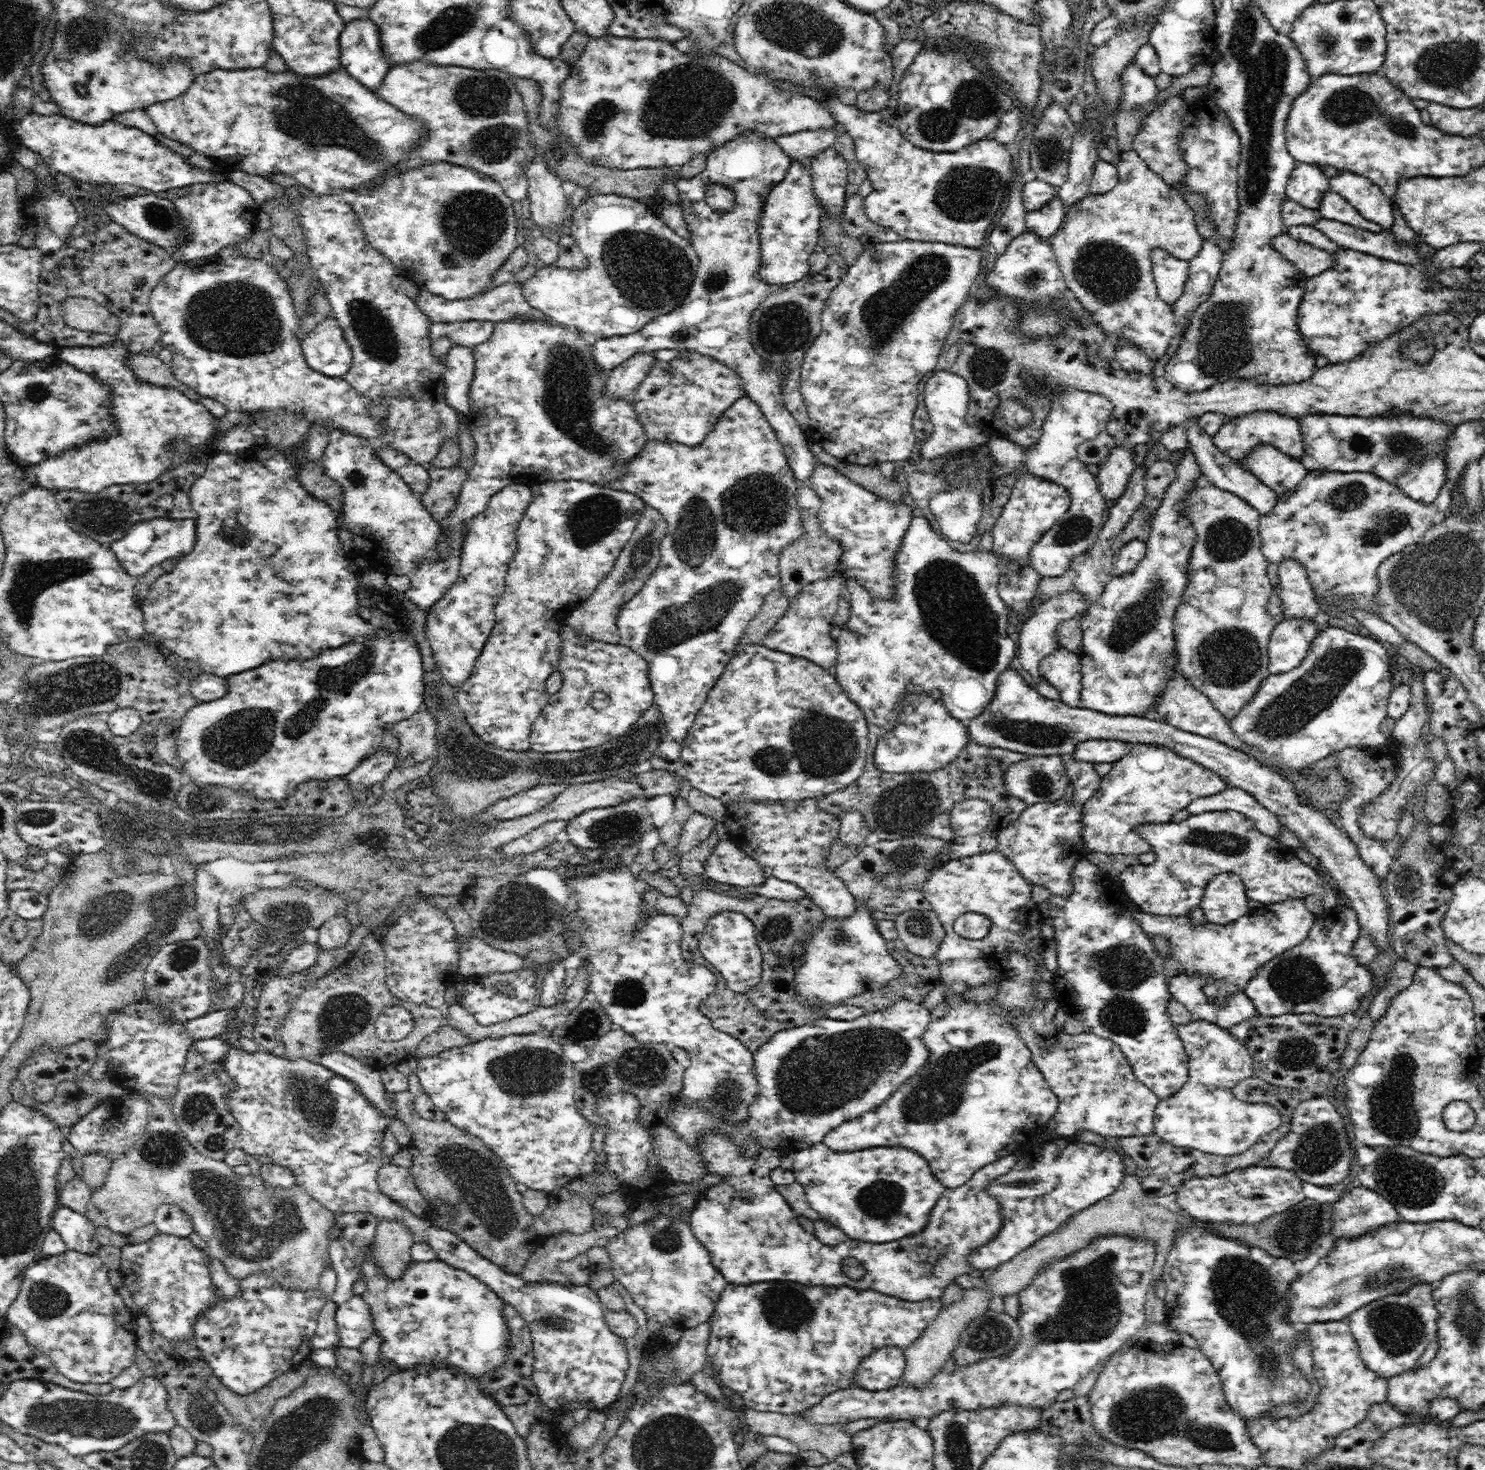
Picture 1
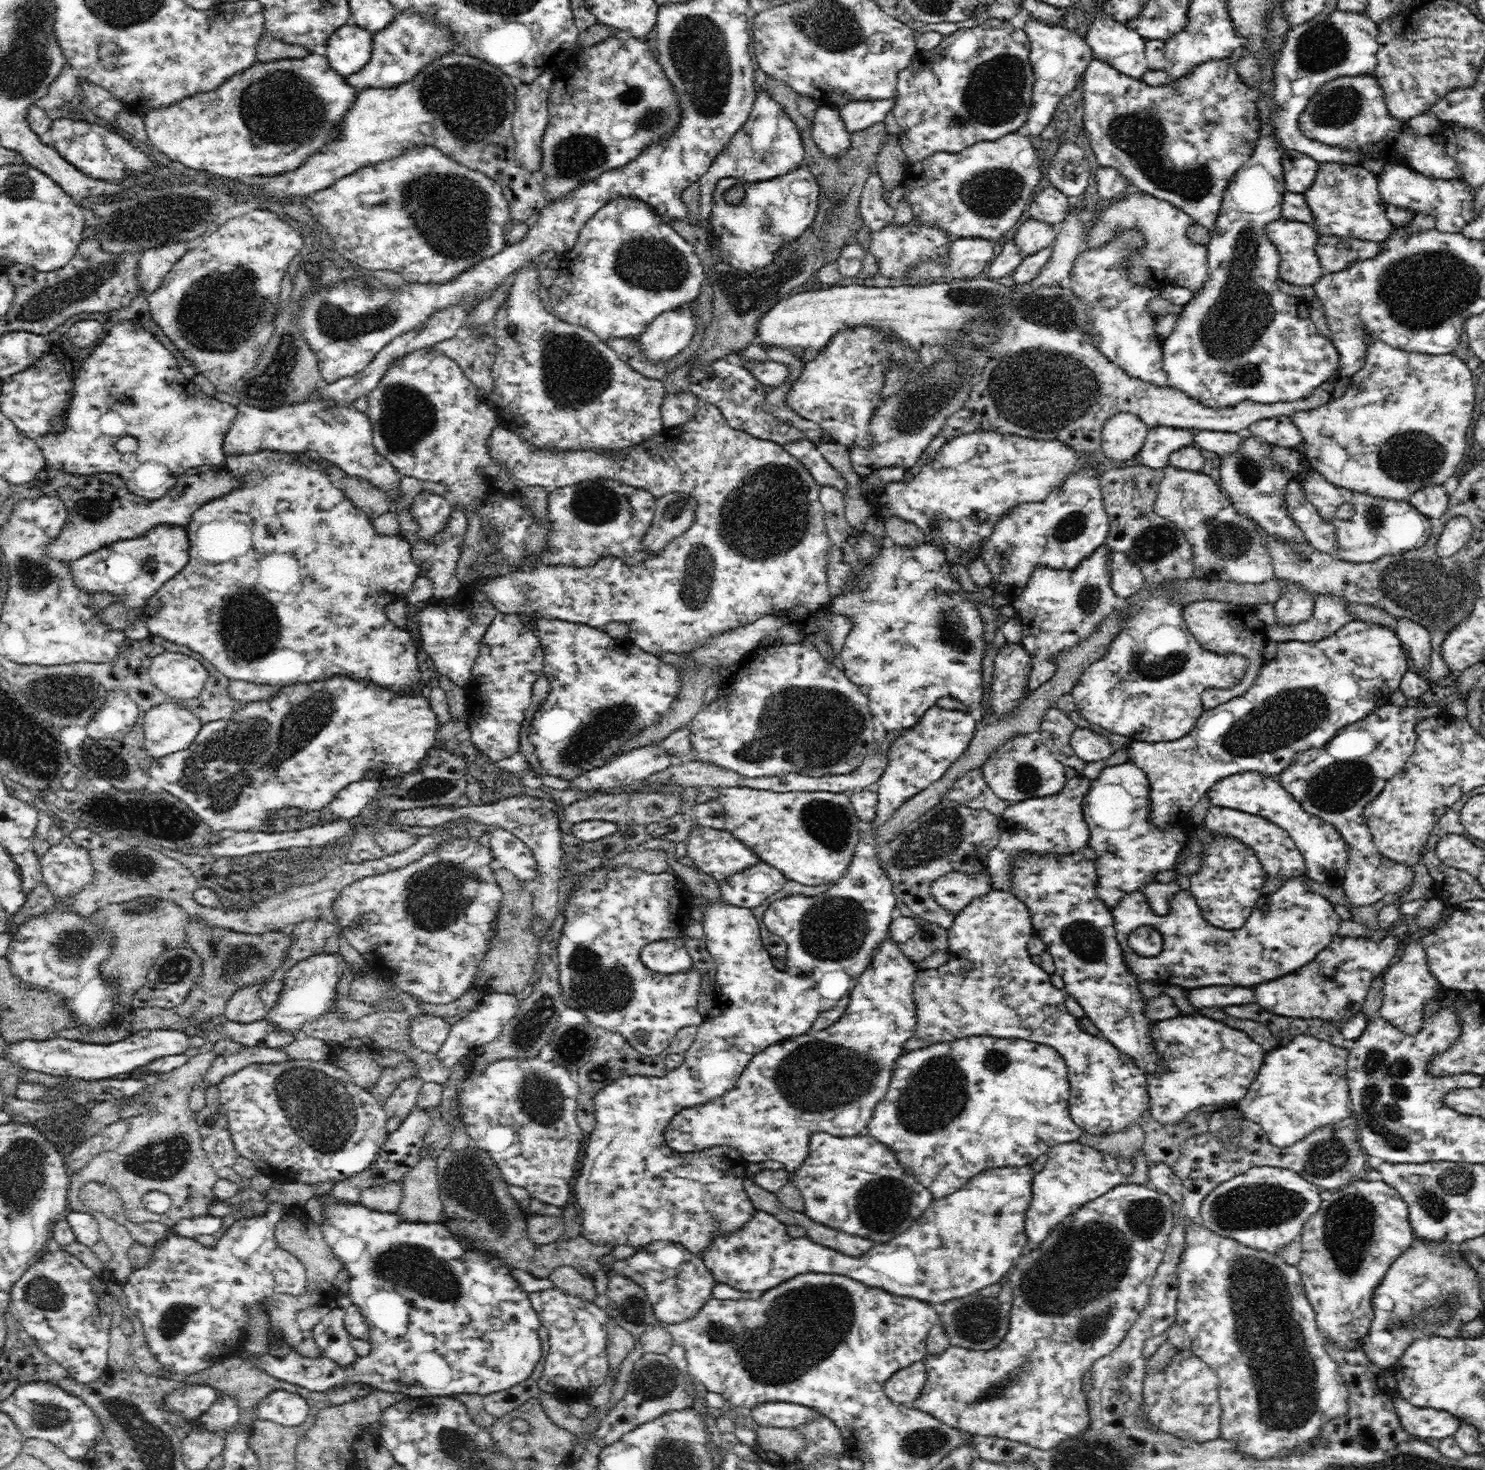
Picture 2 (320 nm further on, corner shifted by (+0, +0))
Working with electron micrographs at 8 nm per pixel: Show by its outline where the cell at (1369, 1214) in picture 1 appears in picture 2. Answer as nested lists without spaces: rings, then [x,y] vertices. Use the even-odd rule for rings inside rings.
[[[1358,1180],[1331,1191],[1330,1198],[1322,1200],[1320,1208],[1304,1223],[1300,1236],[1304,1252],[1296,1267],[1302,1277],[1306,1297],[1314,1309],[1319,1333],[1338,1348],[1352,1351],[1362,1349],[1374,1314],[1371,1302],[1376,1288],[1383,1282],[1390,1265],[1416,1240],[1406,1201],[1383,1180]]]

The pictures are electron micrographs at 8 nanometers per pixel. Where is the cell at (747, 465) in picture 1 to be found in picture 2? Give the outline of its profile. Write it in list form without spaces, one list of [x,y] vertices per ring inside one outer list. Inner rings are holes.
[[[701,402],[698,410],[693,414],[690,421],[675,427],[663,427],[663,430],[652,436],[650,440],[640,442],[626,449],[626,456],[619,458],[615,451],[609,450],[608,454],[600,454],[596,449],[584,450],[565,450],[552,451],[552,449],[536,449],[532,447],[524,437],[514,433],[507,428],[496,426],[490,434],[490,438],[486,440],[488,443],[488,451],[492,455],[494,461],[498,461],[506,475],[512,477],[518,488],[526,488],[533,486],[542,486],[546,492],[562,488],[563,486],[572,486],[585,480],[594,480],[599,478],[608,478],[613,481],[624,483],[652,493],[654,498],[660,498],[669,492],[685,492],[696,497],[698,506],[694,512],[694,522],[692,526],[684,532],[679,538],[674,538],[670,541],[657,555],[649,556],[645,561],[628,566],[622,559],[616,557],[605,556],[594,566],[554,566],[546,564],[538,564],[533,569],[517,569],[507,575],[498,575],[497,577],[478,578],[474,581],[478,590],[483,590],[486,593],[487,599],[495,606],[497,612],[504,614],[525,615],[524,612],[531,614],[532,618],[557,618],[568,622],[582,623],[592,628],[603,629],[605,624],[609,622],[624,622],[630,628],[629,636],[634,641],[636,646],[646,651],[660,656],[662,653],[686,653],[690,654],[696,647],[701,647],[709,638],[718,636],[718,634],[727,630],[752,624],[759,618],[766,615],[778,614],[788,609],[789,606],[804,603],[810,610],[816,610],[824,604],[830,604],[833,599],[829,593],[829,584],[827,579],[827,554],[831,545],[830,537],[828,537],[827,528],[824,522],[824,509],[819,501],[821,486],[814,480],[812,473],[800,462],[796,457],[792,456],[783,445],[777,442],[772,442],[770,439],[762,440],[756,438],[747,432],[732,428],[728,421],[724,418],[721,410],[710,403]]]

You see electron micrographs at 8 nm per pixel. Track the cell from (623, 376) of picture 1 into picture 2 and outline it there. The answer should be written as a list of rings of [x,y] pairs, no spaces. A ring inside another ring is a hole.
[[[688,305],[680,307],[678,310],[671,310],[659,314],[657,318],[646,328],[646,331],[638,336],[642,355],[650,361],[665,360],[668,361],[676,354],[680,354],[692,340],[695,326],[695,307]]]

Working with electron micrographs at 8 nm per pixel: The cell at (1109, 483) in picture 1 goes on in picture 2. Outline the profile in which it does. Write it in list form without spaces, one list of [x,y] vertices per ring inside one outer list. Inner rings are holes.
[[[1119,412],[1104,423],[1100,450],[1114,462],[1134,459],[1147,434],[1148,427],[1138,415]]]

